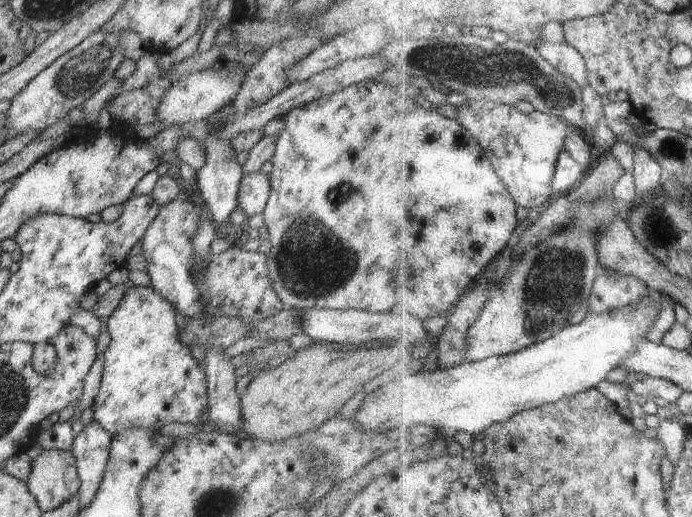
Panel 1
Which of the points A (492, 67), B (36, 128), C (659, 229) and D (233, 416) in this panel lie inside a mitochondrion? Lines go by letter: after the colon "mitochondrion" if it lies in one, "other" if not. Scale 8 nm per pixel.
A: mitochondrion
B: other
C: mitochondrion
D: other

